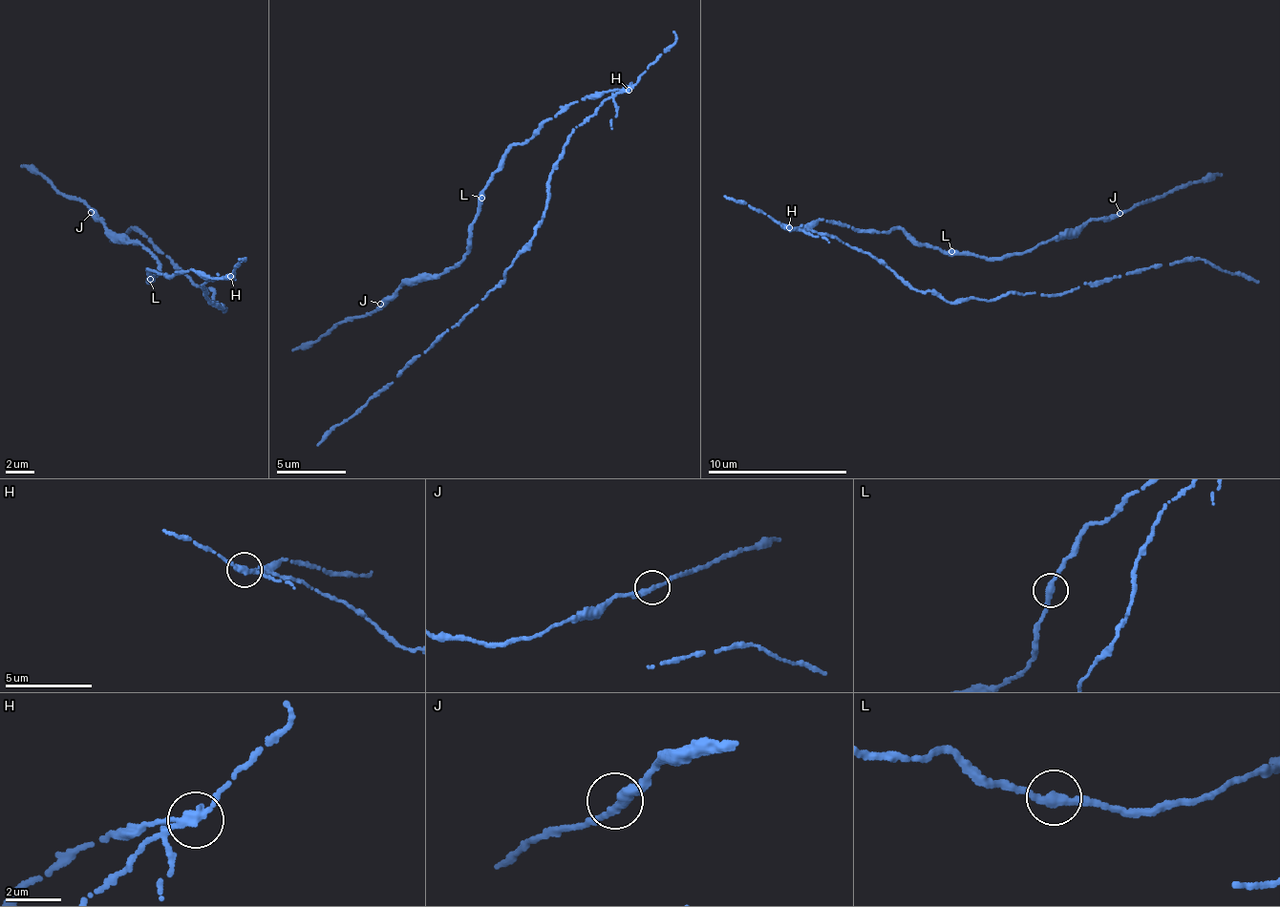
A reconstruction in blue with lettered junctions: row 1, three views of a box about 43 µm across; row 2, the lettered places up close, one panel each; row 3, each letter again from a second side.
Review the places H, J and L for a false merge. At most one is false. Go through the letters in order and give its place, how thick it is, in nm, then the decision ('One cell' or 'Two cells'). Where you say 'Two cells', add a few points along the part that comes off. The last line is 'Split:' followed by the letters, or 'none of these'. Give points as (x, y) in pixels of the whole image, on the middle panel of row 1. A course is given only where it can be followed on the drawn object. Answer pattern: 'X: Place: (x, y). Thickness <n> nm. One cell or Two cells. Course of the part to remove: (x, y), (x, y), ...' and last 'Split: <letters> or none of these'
H: Place: (629, 90). Thickness 320 nm. Two cells. Course of the part to remove: (628, 91), (614, 93), (568, 136), (550, 179), (546, 207), (532, 242), (505, 279), (318, 446)
J: Place: (380, 304). Thickness 320 nm. One cell
L: Place: (481, 198). Thickness 320 nm. One cell
Split: H

